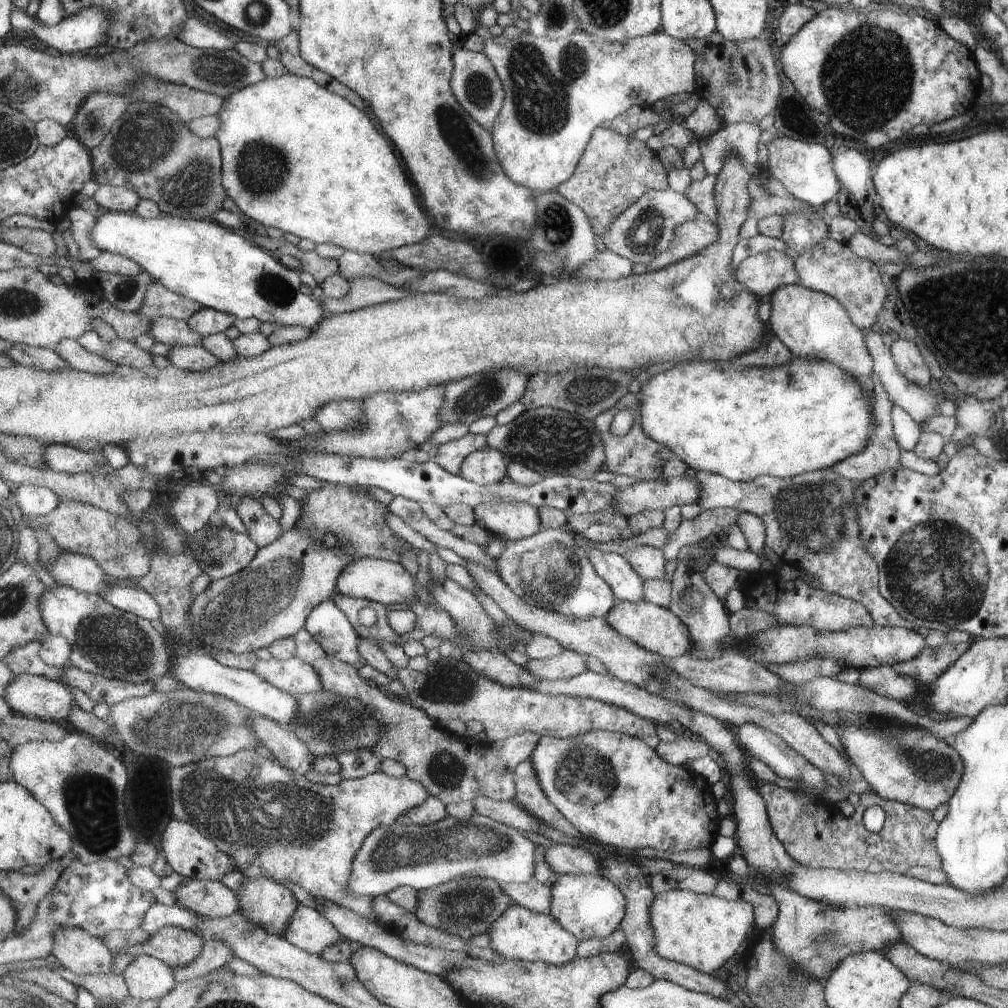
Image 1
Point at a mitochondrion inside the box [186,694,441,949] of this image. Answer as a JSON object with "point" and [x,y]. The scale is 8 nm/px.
{"point":[318,727]}

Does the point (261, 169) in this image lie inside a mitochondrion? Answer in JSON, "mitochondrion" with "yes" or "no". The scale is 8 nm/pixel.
{"mitochondrion":"yes"}

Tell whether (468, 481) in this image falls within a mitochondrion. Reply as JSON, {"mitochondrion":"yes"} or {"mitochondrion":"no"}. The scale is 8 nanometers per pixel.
{"mitochondrion":"no"}

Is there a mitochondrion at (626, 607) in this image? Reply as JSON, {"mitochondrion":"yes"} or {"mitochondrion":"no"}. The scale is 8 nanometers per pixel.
{"mitochondrion":"no"}

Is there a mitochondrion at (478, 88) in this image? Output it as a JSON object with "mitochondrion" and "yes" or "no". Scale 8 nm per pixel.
{"mitochondrion":"yes"}

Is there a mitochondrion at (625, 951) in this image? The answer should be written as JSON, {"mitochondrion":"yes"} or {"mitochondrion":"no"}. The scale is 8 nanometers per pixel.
{"mitochondrion":"no"}

